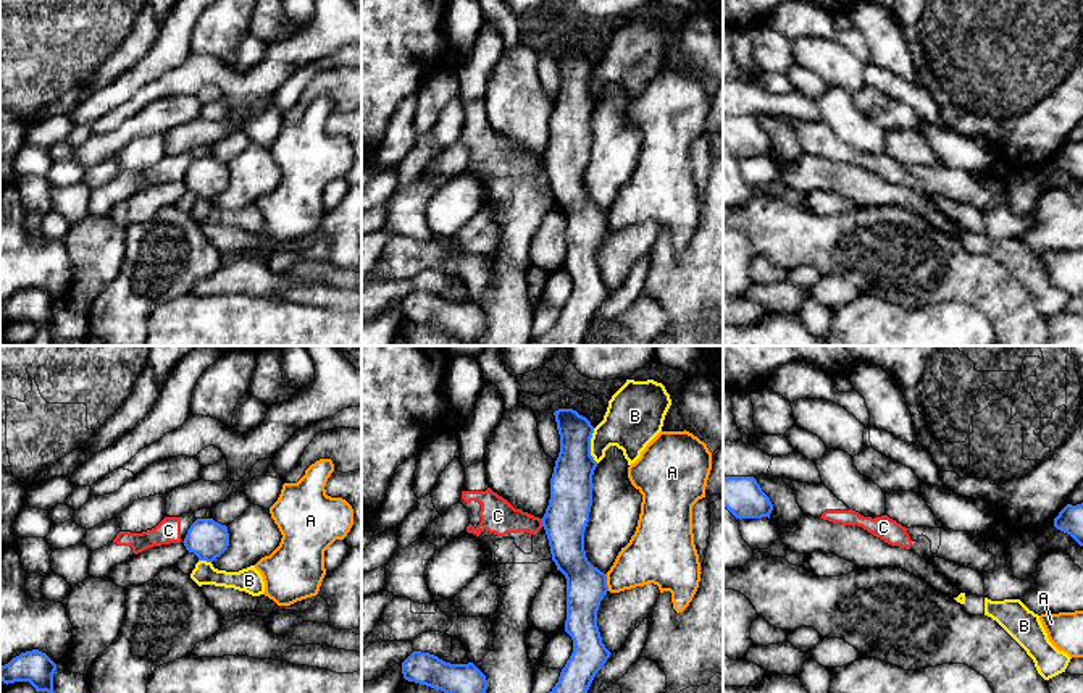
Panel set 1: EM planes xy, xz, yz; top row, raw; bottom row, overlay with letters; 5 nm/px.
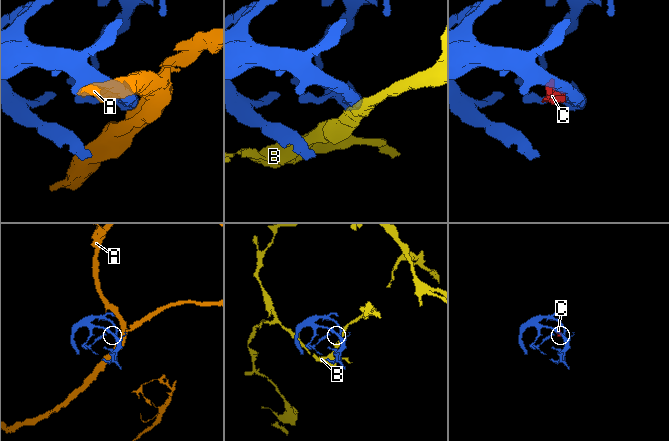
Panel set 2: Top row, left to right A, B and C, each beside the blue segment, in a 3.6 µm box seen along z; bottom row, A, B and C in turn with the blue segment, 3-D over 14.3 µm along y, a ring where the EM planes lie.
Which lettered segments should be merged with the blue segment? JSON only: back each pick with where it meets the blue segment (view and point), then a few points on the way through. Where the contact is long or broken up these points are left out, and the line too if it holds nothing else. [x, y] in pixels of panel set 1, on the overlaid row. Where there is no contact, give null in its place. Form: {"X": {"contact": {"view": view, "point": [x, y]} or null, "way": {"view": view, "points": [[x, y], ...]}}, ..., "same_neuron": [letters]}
{"same_neuron": []}

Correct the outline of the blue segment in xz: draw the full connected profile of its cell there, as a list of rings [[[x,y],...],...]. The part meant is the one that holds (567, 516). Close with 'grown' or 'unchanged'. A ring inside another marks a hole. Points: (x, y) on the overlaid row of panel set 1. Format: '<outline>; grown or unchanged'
[[[573,409],[554,412],[560,435],[560,452],[550,478],[550,499],[542,517],[552,561],[567,578],[565,632],[573,640],[573,653],[560,672],[558,682],[549,693],[587,693],[596,674],[610,657],[597,627],[597,611],[608,591],[607,573],[594,567],[584,551],[584,531],[592,504],[592,475],[597,462],[591,456],[594,426]]]; unchanged

